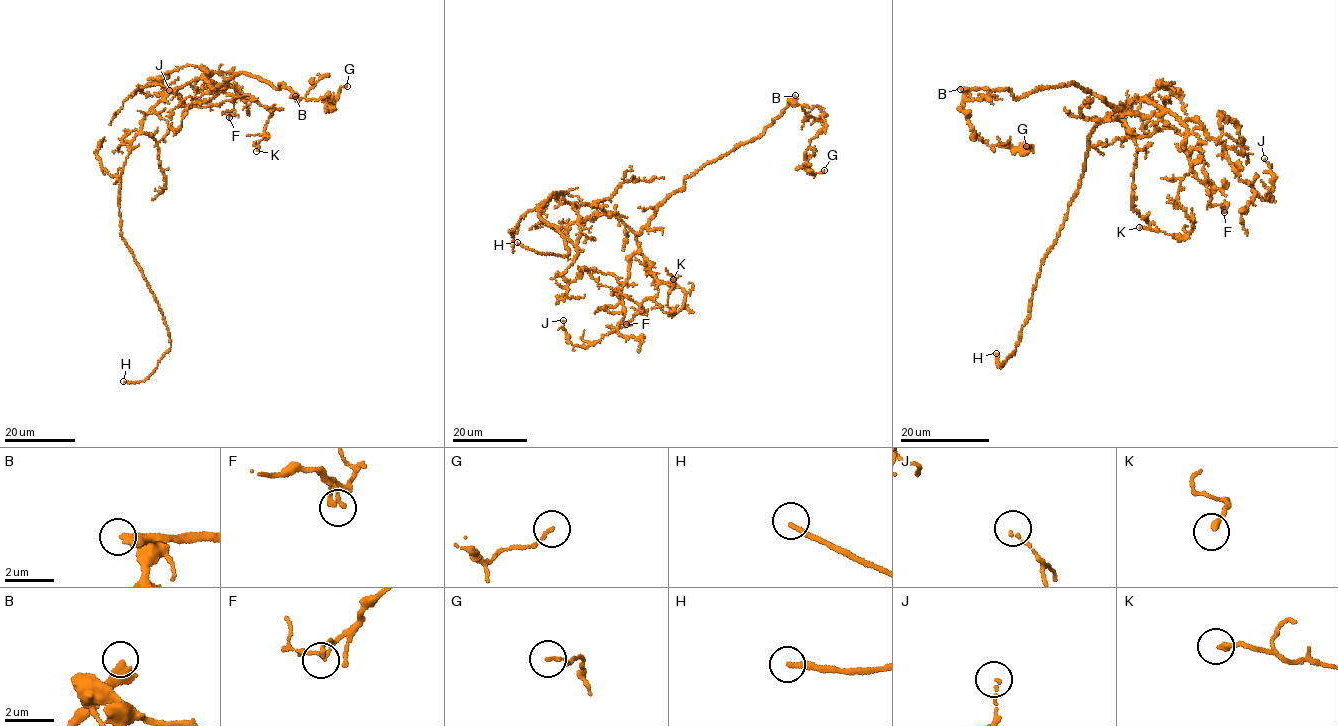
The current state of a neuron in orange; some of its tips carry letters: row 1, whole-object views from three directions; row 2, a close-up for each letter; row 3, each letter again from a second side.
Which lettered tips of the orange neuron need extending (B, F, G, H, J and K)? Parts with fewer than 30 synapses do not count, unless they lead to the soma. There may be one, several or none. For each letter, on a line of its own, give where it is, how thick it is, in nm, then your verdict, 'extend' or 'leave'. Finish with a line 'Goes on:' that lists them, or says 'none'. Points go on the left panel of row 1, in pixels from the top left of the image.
B: (295, 96) | 420 nm | extend
F: (229, 117) | 150 nm | leave
G: (347, 86) | 110 nm | leave
H: (123, 381) | 200 nm | extend
J: (169, 90) | 90 nm | leave
K: (256, 151) | 240 nm | leave
Goes on: B, H

